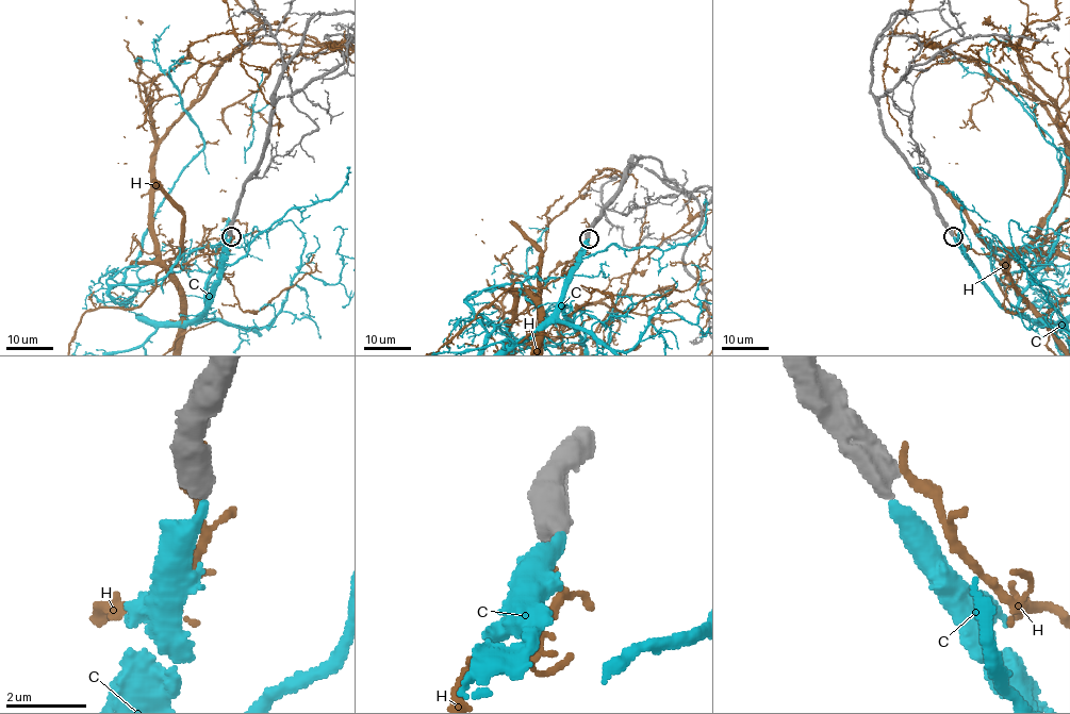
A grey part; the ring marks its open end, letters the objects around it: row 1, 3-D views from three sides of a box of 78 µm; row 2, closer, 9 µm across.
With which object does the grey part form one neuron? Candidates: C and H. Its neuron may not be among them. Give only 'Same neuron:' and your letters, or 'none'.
Same neuron: C

